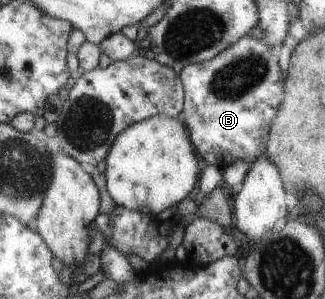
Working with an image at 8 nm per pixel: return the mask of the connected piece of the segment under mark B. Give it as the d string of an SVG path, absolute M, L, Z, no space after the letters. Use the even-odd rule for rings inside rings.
M242 36L232 46L222 50L209 61L196 62L185 66L179 73L184 85L184 106L178 119L189 128L189 138L193 141L204 164L218 165L221 169L233 161L244 160L249 165L260 155L258 145L266 143L270 125L276 117L276 107L280 105L284 74L281 73L272 48L262 40Z

